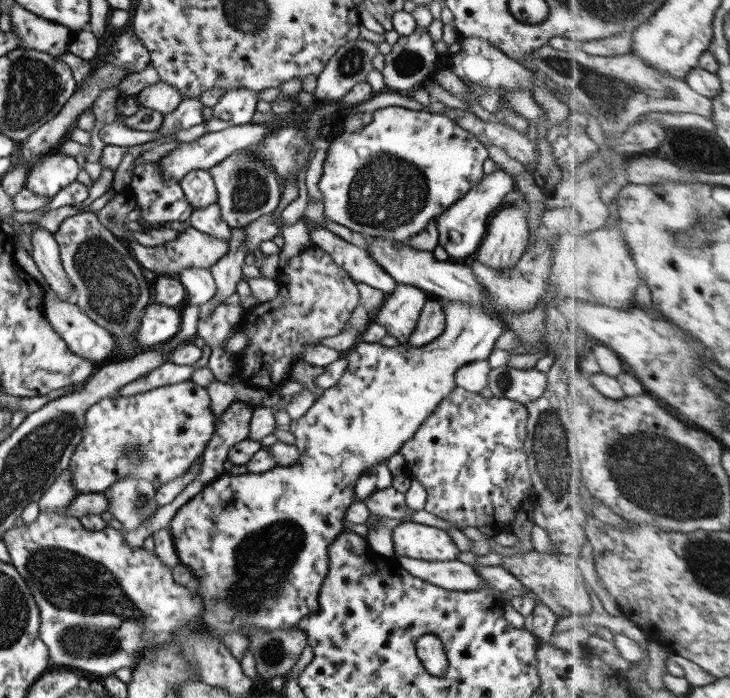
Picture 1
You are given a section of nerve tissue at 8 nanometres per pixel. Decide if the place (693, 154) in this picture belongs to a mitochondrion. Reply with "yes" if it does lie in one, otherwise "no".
no

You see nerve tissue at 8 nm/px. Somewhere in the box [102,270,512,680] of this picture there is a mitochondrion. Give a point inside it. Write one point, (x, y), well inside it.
(263, 560)

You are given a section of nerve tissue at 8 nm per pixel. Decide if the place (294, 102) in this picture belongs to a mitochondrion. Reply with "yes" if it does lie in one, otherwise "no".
no

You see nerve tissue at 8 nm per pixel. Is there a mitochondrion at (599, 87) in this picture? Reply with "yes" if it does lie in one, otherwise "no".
yes

